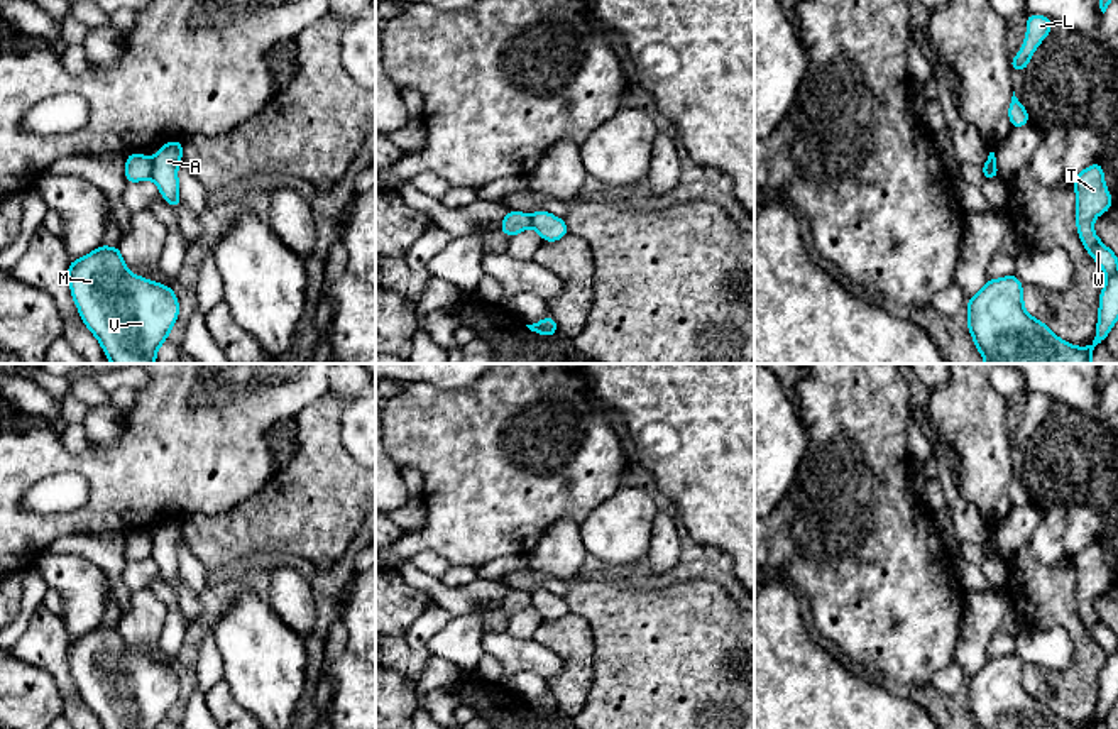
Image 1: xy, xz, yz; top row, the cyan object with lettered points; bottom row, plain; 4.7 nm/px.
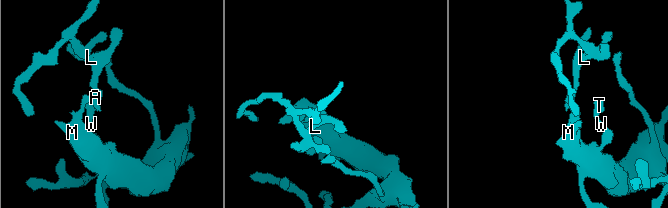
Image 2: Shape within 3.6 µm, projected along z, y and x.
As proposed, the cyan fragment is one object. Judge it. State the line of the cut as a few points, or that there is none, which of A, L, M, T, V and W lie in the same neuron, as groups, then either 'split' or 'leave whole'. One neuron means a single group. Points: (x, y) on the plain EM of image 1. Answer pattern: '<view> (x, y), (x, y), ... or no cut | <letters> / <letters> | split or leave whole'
xy (153, 538), (153, 552), (149, 555) | A L / M T V W | split

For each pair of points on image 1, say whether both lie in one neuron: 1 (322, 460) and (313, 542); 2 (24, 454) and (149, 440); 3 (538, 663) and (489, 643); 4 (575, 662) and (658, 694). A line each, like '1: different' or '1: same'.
1: same
2: same
3: same
4: different

